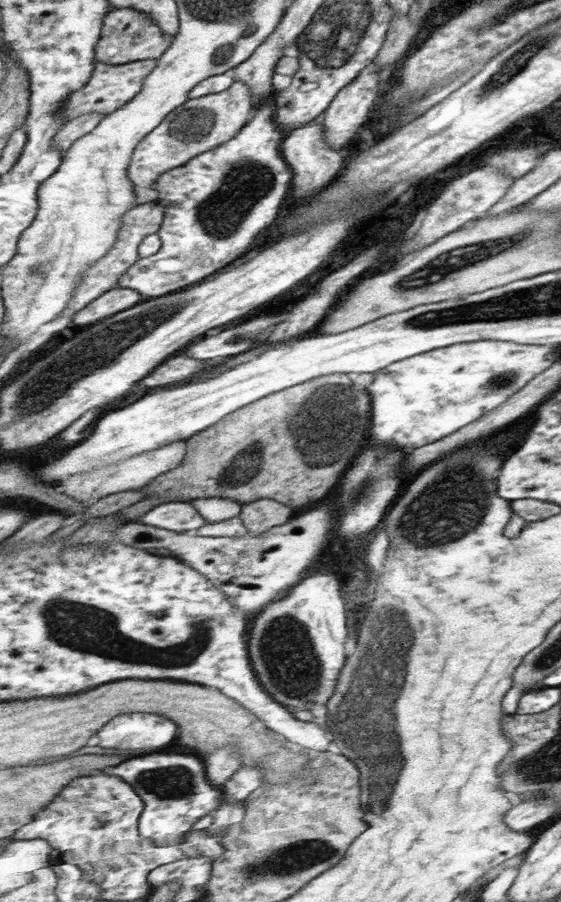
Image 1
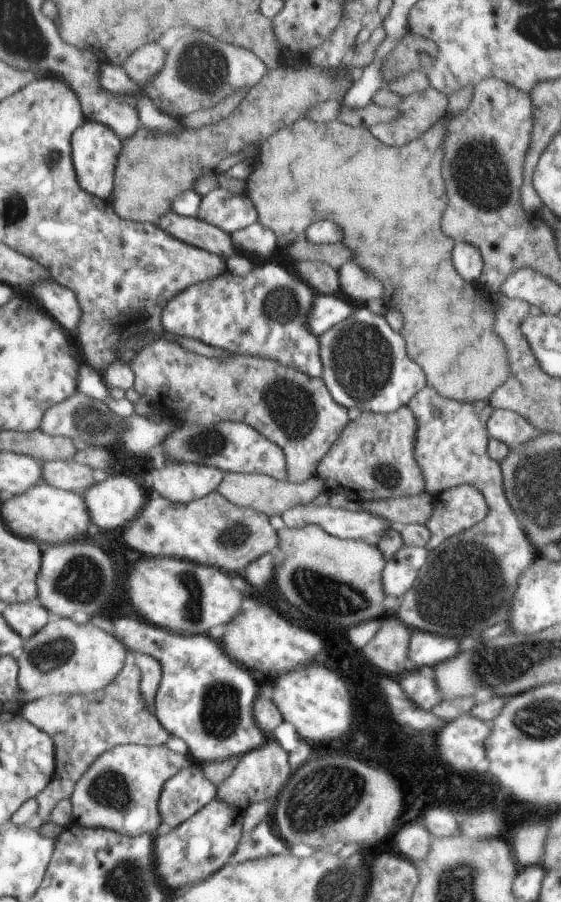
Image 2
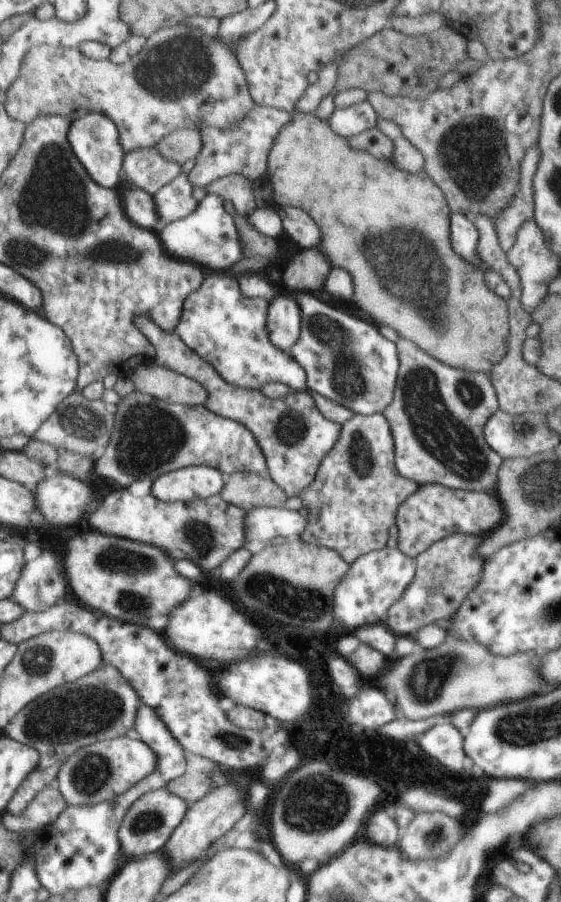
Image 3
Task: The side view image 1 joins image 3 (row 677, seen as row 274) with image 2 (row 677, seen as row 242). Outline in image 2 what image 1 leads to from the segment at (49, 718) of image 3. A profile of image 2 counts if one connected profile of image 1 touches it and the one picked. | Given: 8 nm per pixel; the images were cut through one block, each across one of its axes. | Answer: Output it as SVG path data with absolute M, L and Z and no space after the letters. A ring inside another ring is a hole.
M131 659L116 679L109 686L97 692L74 695L51 695L39 699L21 708L23 715L31 724L48 732L55 741L57 753L56 775L49 786L45 788L37 800L40 804L39 815L44 820L52 820L52 812L63 799L70 799L76 787L77 781L91 768L92 764L100 758L104 752L117 745L147 745L158 747L164 745L172 734L161 724L161 721L148 709L148 702L144 699L143 686L141 684L143 672L140 665Z

